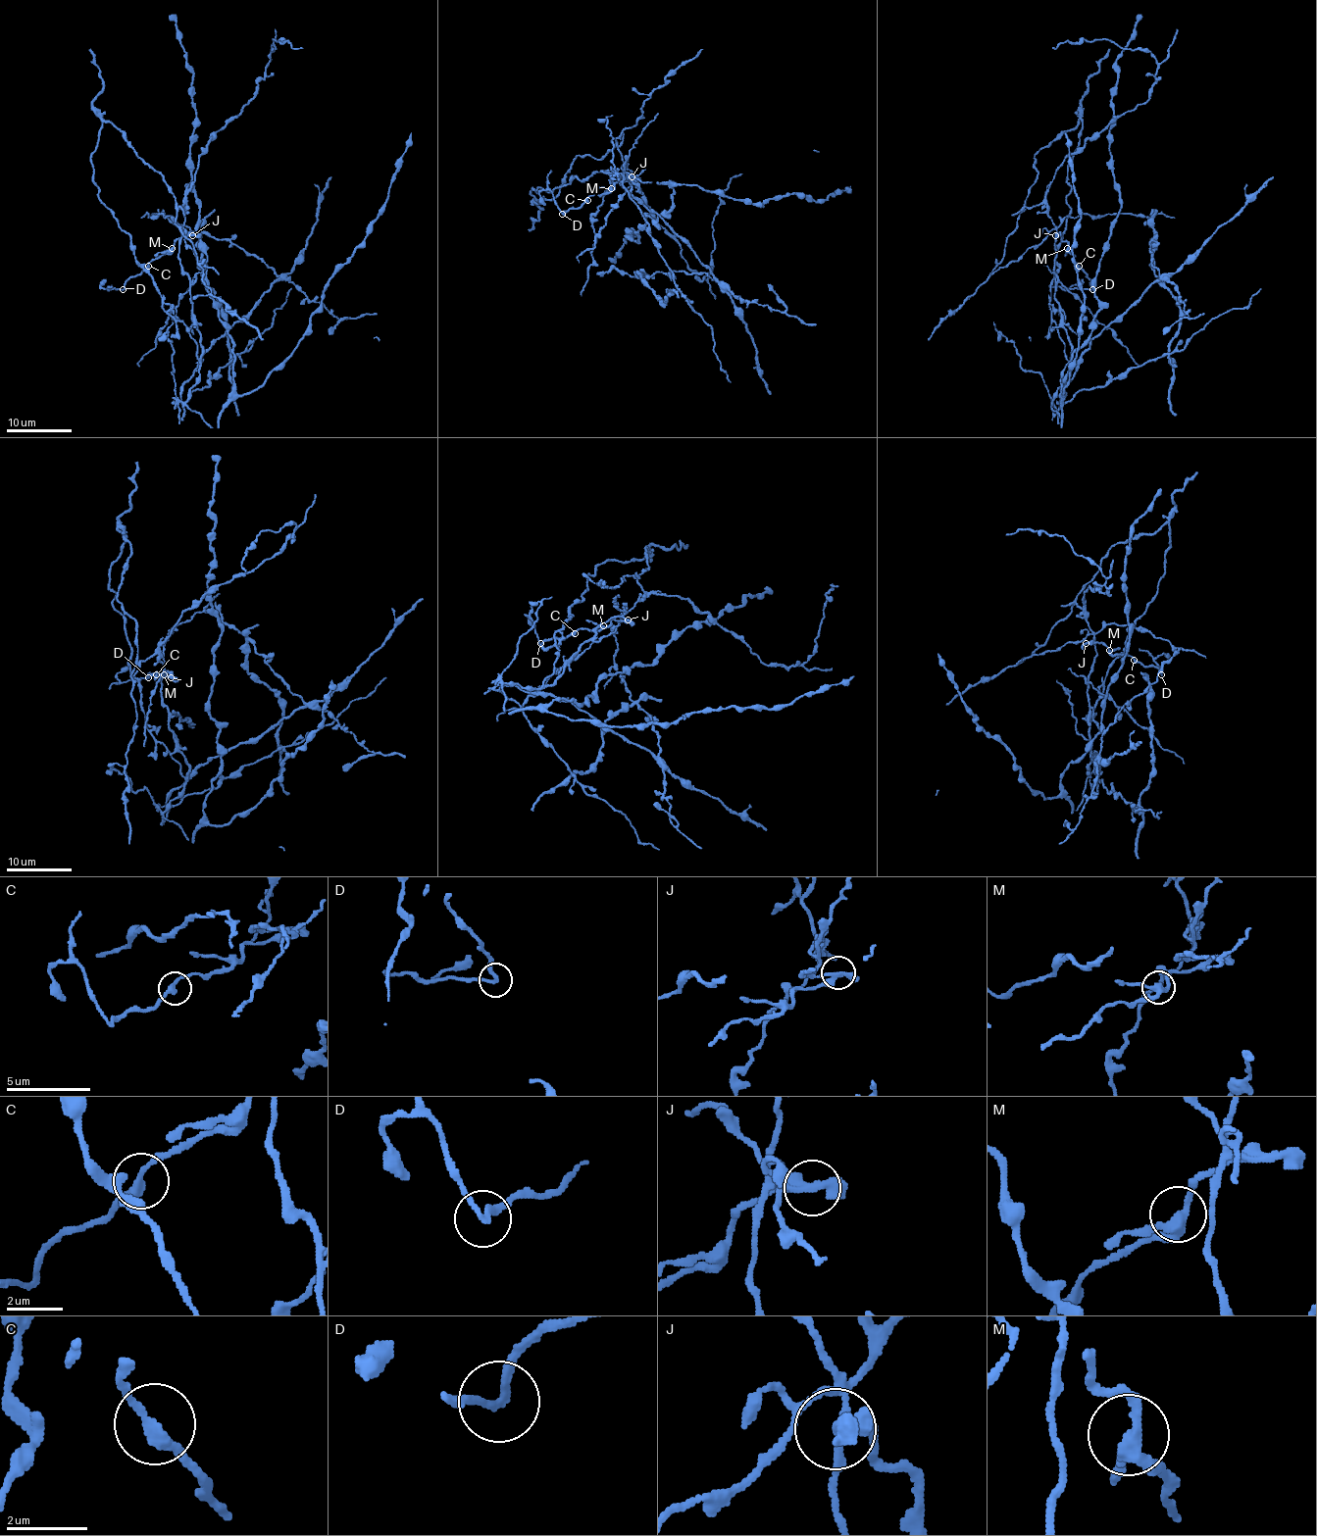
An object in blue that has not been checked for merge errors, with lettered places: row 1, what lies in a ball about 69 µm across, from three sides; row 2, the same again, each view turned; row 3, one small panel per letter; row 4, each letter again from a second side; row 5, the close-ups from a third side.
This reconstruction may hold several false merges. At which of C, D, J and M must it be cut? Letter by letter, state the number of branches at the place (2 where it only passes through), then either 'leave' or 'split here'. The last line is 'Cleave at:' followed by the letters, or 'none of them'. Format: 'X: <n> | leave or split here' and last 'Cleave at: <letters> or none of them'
C: 2 | leave
D: 2 | split here
J: 3 | split here
M: 3 | leave
Cleave at: D, J

